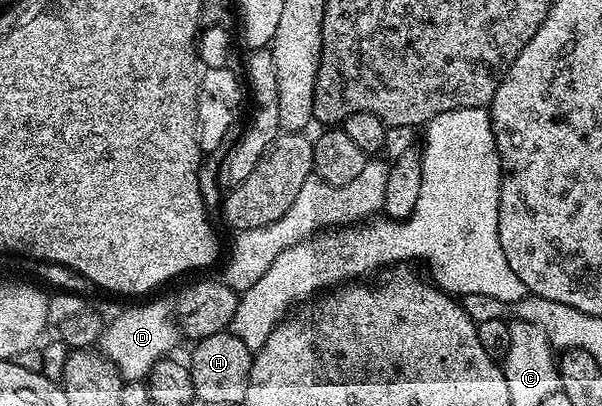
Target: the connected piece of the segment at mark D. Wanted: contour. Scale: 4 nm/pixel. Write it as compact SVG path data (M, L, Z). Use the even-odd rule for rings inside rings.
M146 299L143 305L130 305L123 313L109 318L102 330L101 352L118 369L123 381L140 381L149 378L150 371L157 361L169 357L180 342L180 330L175 314L162 301Z

